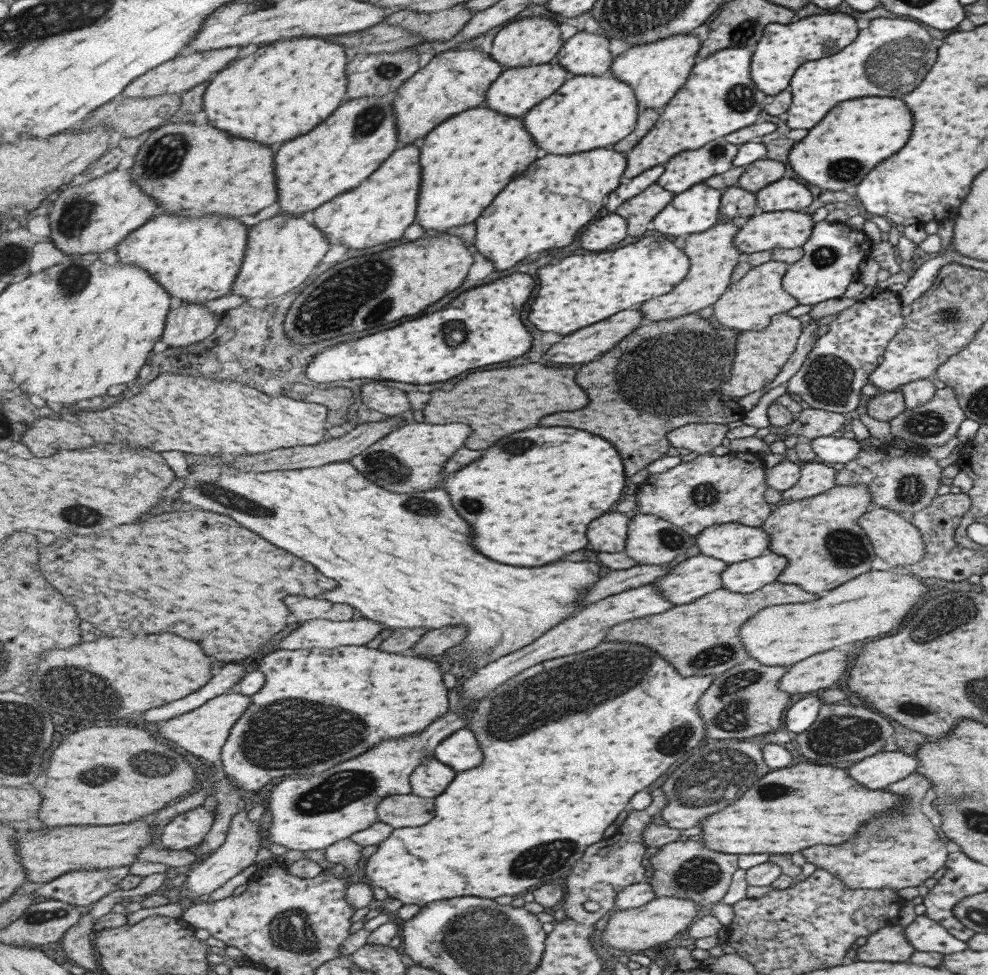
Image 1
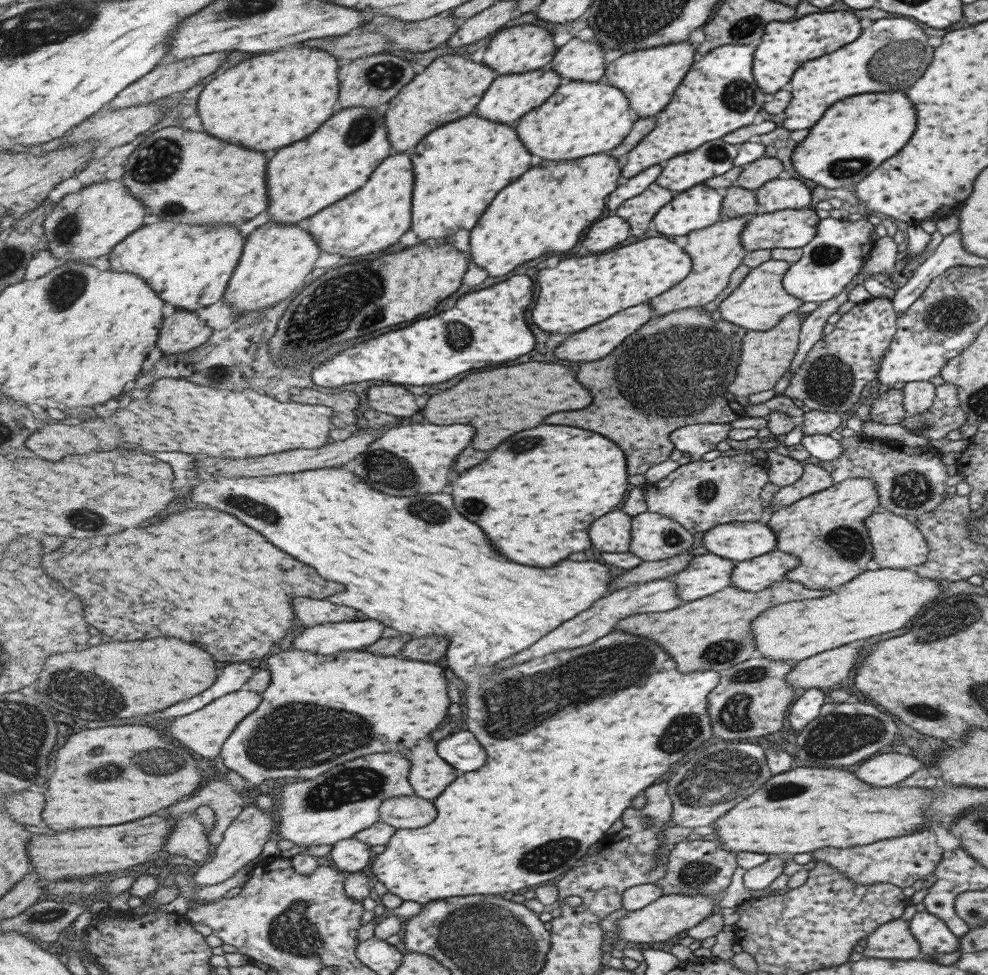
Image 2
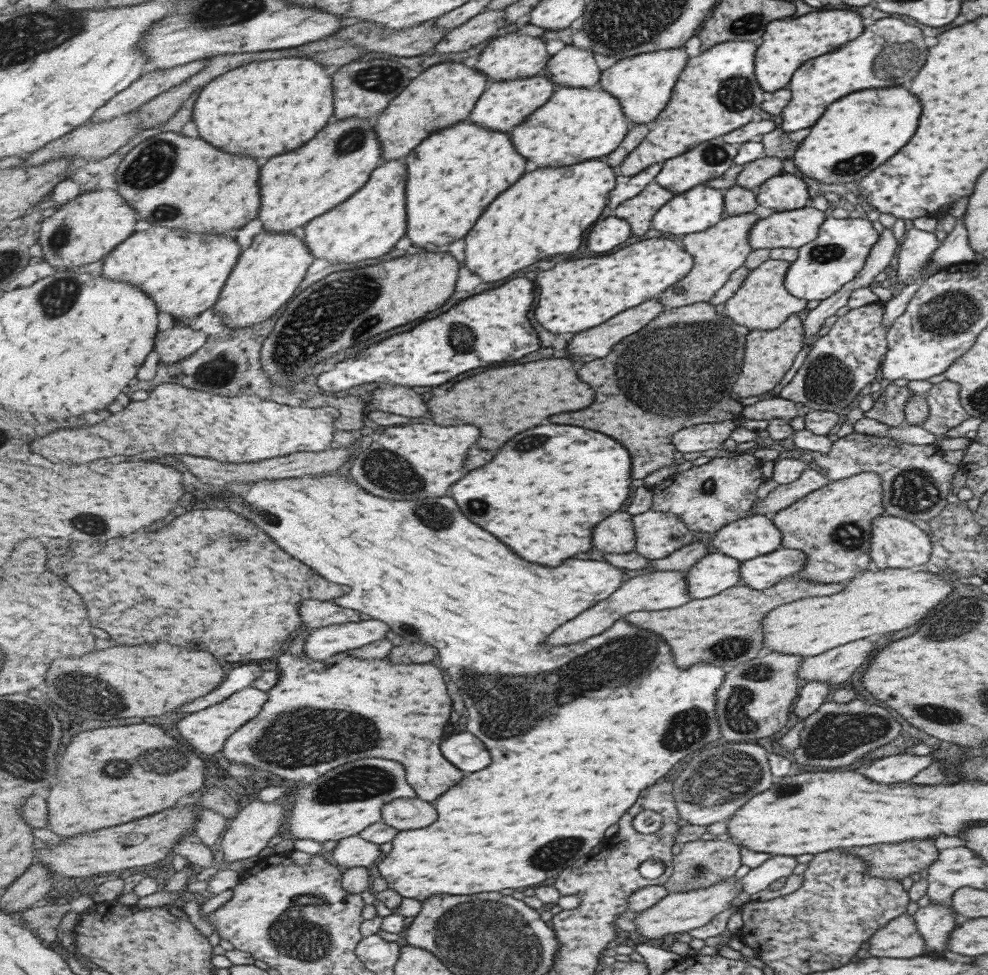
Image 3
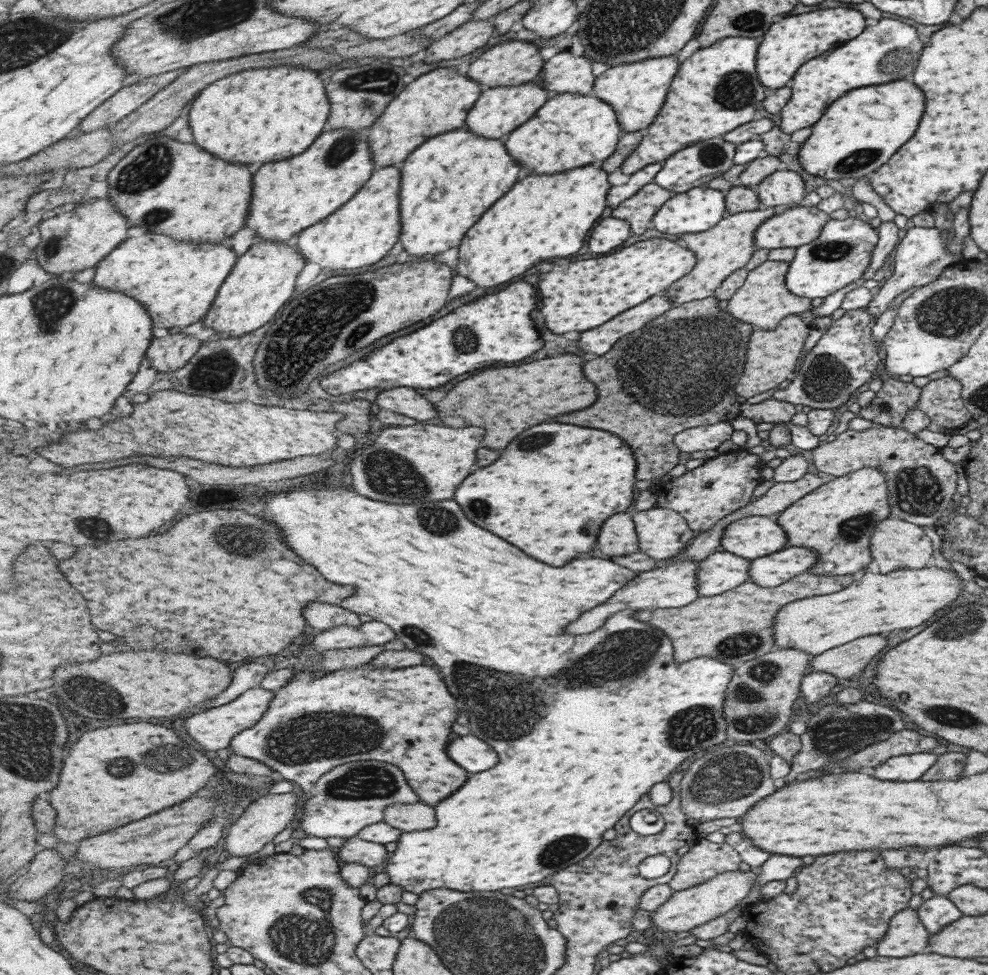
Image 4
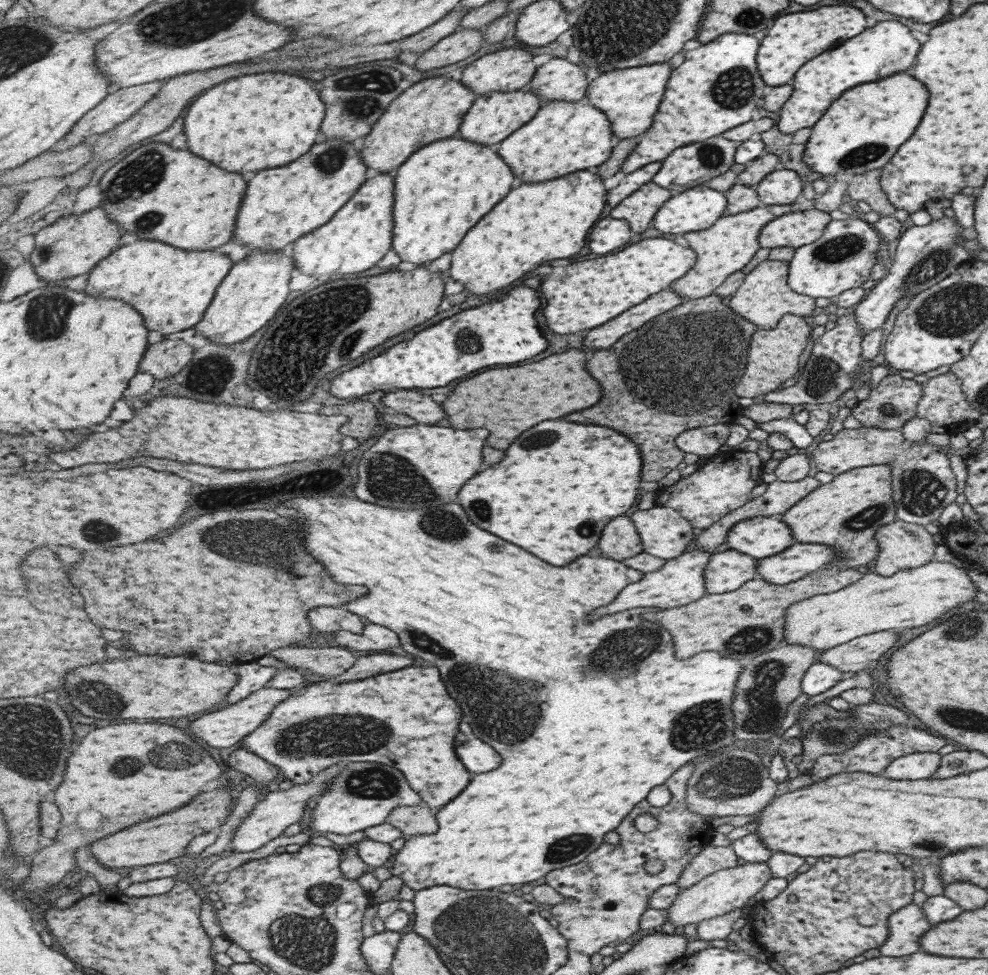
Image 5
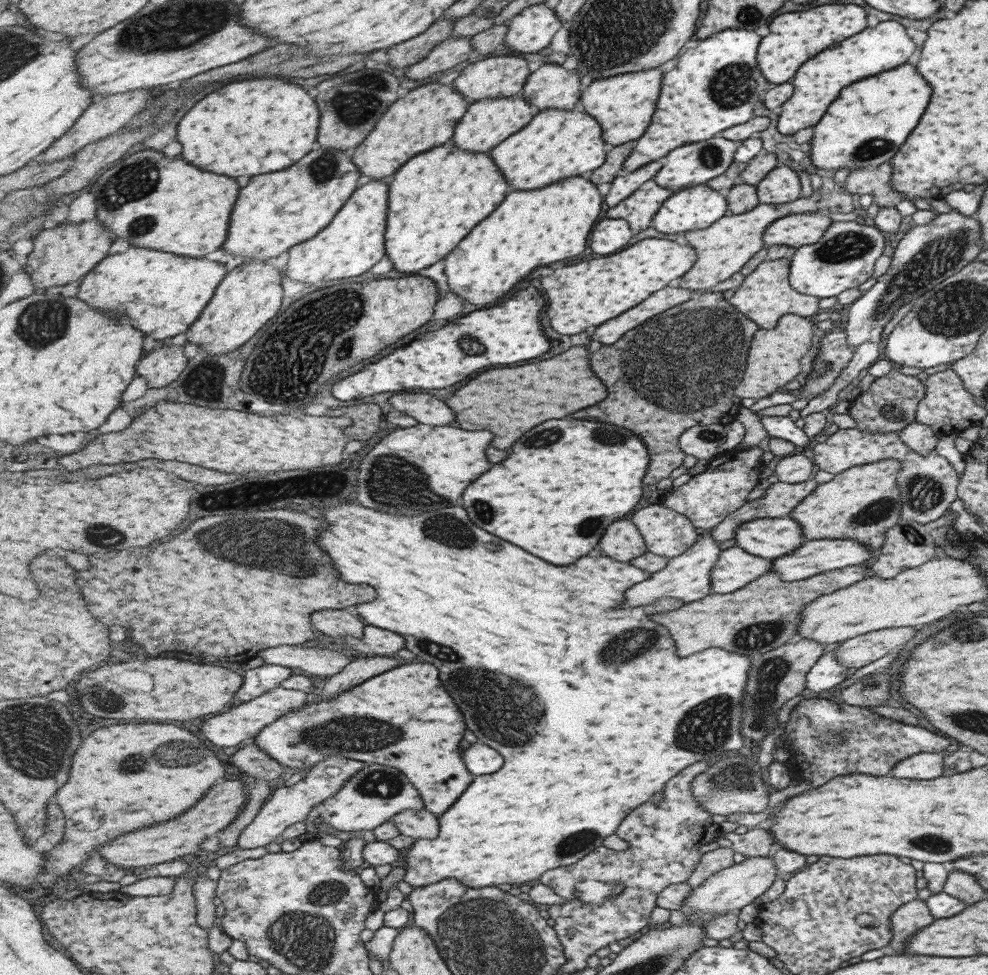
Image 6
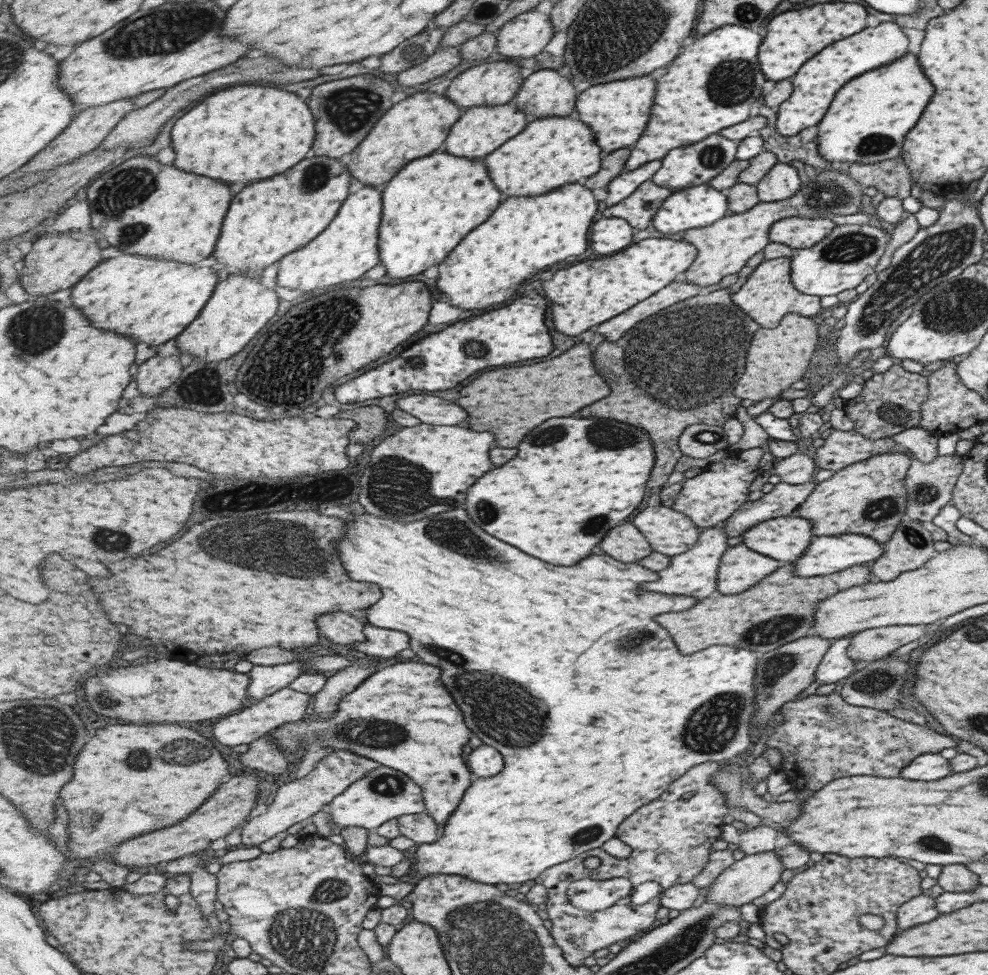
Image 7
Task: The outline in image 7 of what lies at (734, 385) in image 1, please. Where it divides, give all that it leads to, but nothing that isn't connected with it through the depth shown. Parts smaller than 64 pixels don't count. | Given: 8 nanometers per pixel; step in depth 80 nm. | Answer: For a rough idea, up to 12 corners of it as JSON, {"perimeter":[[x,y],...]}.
{"perimeter":[[789,314],[749,346],[737,396],[780,398],[818,344],[812,317]]}

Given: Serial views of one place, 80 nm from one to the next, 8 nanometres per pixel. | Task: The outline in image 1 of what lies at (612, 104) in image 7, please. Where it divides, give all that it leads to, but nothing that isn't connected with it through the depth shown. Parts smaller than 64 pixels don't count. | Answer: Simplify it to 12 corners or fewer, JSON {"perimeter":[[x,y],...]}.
{"perimeter":[[690,33],[638,44],[610,72],[641,110],[672,102],[697,64]]}

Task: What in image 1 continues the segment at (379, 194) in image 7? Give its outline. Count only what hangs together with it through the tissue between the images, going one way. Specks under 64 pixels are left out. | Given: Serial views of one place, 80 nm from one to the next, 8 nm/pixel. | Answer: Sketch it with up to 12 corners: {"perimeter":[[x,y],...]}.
{"perimeter":[[420,142],[314,210],[332,246],[403,241],[423,186]]}

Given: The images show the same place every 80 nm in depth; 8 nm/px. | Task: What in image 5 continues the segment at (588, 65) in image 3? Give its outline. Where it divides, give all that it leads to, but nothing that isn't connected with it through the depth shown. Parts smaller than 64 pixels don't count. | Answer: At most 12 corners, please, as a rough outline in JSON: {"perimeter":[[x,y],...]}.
{"perimeter":[[552,58],[528,88],[543,104],[579,102],[589,85],[583,65]]}

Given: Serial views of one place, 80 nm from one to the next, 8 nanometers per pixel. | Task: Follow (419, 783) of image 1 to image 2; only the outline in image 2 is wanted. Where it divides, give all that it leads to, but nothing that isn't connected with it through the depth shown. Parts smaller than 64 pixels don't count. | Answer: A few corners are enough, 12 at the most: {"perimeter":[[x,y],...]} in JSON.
{"perimeter":[[270,656],[227,739],[253,784],[377,752],[417,796],[459,778],[431,734],[451,706],[429,662]]}

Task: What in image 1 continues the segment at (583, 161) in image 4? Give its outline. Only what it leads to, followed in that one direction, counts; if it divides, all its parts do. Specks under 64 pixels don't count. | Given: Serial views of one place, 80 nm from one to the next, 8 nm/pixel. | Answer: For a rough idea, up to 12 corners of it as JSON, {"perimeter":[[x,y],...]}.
{"perimeter":[[575,75],[522,116],[546,154],[612,147],[637,129],[633,88]]}

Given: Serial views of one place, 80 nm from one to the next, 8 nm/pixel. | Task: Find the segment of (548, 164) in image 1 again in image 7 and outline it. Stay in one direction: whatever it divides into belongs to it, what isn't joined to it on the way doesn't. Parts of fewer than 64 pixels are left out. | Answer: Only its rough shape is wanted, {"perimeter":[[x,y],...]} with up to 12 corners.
{"perimeter":[[566,184],[505,199],[438,266],[463,310],[511,302],[589,250],[599,204]]}

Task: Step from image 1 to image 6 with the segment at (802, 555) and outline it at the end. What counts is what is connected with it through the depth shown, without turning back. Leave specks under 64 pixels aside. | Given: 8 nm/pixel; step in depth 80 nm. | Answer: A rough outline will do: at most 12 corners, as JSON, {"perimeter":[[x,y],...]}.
{"perimeter":[[894,458],[847,468],[787,516],[804,541],[877,552],[900,516]]}

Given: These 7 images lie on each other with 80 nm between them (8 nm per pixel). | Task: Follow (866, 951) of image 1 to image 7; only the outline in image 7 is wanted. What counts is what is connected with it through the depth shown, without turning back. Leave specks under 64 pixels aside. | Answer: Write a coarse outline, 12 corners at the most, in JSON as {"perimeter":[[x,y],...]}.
{"perimeter":[[922,892],[896,910],[905,930],[937,918],[935,899]]}

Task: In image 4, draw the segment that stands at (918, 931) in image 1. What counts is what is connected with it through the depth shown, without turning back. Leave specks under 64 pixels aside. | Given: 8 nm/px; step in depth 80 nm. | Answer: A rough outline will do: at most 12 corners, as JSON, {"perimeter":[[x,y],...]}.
{"perimeter":[[933,895],[916,908],[929,934],[962,914],[946,897]]}

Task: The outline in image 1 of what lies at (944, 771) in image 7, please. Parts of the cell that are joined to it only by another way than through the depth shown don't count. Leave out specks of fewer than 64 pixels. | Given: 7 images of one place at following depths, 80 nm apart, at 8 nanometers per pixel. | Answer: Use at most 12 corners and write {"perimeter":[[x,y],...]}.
{"perimeter":[[901,752],[866,756],[846,773],[881,790],[917,768]]}

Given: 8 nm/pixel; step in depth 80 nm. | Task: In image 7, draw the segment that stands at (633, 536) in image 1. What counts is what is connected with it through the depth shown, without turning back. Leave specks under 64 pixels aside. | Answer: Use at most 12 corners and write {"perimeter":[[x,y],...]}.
{"perimeter":[[667,506],[635,516],[655,551],[687,552],[703,532],[690,516]]}

